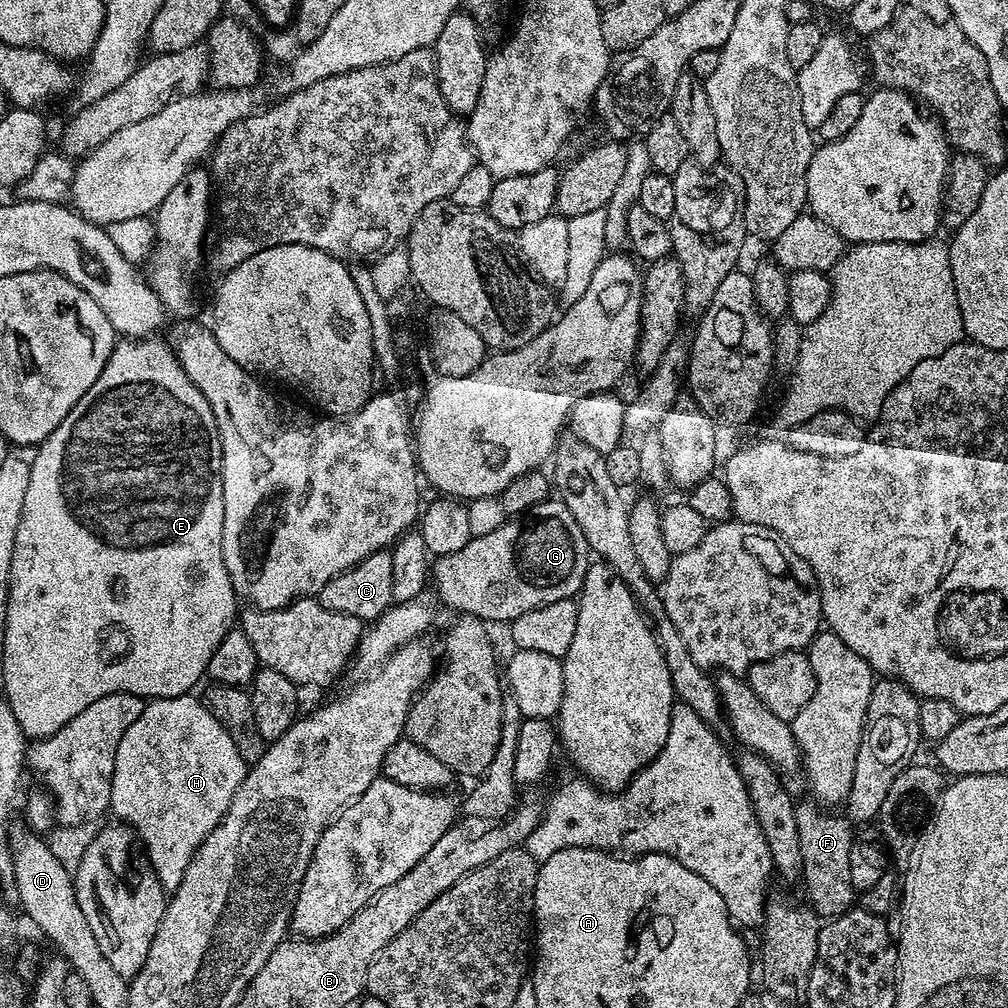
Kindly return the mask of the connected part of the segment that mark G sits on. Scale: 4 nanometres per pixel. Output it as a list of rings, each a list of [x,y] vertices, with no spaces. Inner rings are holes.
[[[549,498],[543,500],[541,504],[534,506],[529,512],[519,518],[505,519],[504,524],[498,526],[498,530],[493,530],[491,534],[473,536],[470,542],[466,542],[466,546],[462,546],[462,550],[454,550],[454,554],[435,557],[434,588],[436,584],[436,592],[440,595],[441,602],[446,607],[453,608],[453,613],[477,616],[479,620],[485,622],[493,622],[492,620],[511,622],[518,619],[522,614],[526,614],[526,610],[538,610],[538,606],[550,606],[550,602],[562,602],[563,600],[573,599],[579,593],[580,587],[584,585],[589,563],[590,549],[586,538],[582,534],[582,530],[578,527],[578,522],[574,522],[574,514],[570,514],[570,510],[566,510],[566,506],[559,498]]]

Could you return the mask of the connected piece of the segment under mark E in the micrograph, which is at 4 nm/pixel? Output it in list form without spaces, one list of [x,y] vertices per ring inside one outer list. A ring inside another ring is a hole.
[[[157,338],[121,339],[116,347],[112,349],[110,358],[106,362],[102,374],[98,374],[94,386],[90,386],[90,390],[86,390],[86,394],[82,394],[82,398],[78,398],[74,410],[70,410],[70,414],[66,414],[66,418],[62,418],[62,422],[58,427],[39,444],[35,449],[36,457],[31,457],[30,460],[32,466],[30,470],[30,486],[26,486],[26,502],[22,506],[22,518],[18,522],[18,534],[14,534],[14,554],[10,558],[10,578],[8,579],[6,630],[2,633],[4,652],[8,655],[8,685],[5,686],[2,696],[3,699],[8,701],[10,710],[14,710],[14,718],[18,718],[24,735],[28,738],[52,736],[63,724],[70,722],[70,718],[82,714],[82,710],[86,710],[86,706],[90,706],[90,702],[98,702],[98,698],[106,698],[106,694],[129,692],[135,696],[151,698],[153,700],[161,700],[162,698],[170,698],[171,696],[189,695],[189,693],[193,691],[192,687],[194,687],[200,679],[202,681],[205,679],[208,671],[208,663],[210,662],[210,654],[214,654],[214,650],[218,650],[218,642],[222,642],[222,638],[226,638],[229,628],[233,627],[234,621],[238,616],[238,611],[236,612],[238,597],[234,586],[230,582],[230,574],[226,570],[226,562],[222,554],[224,495],[222,494],[222,474],[220,471],[222,470],[224,455],[222,454],[222,446],[220,445],[220,435],[218,434],[216,419],[214,418],[214,410],[210,410],[210,402],[206,402],[202,390],[198,390],[198,386],[194,386],[194,382],[190,382],[186,370],[180,365],[180,359],[177,358],[173,345],[171,343],[163,344],[162,341],[156,339]]]

